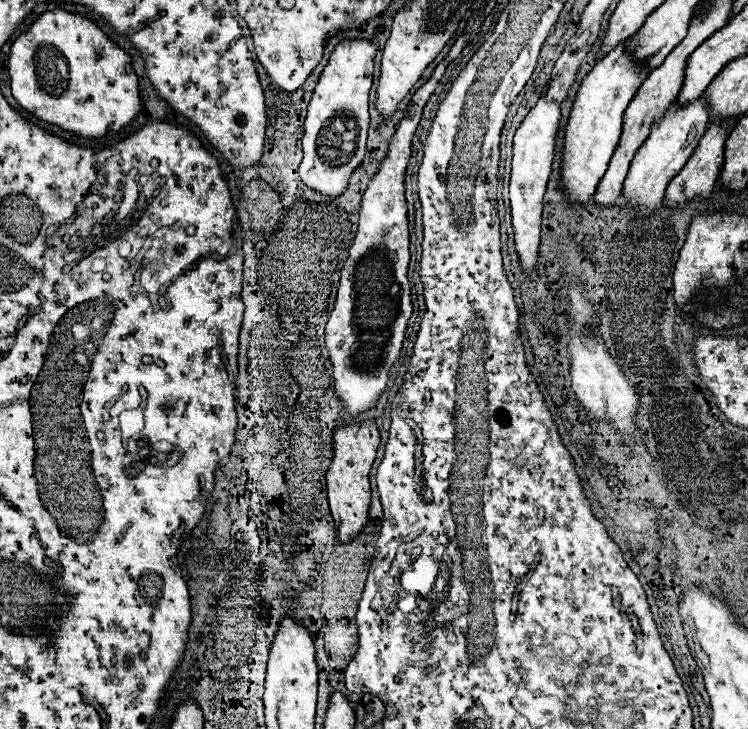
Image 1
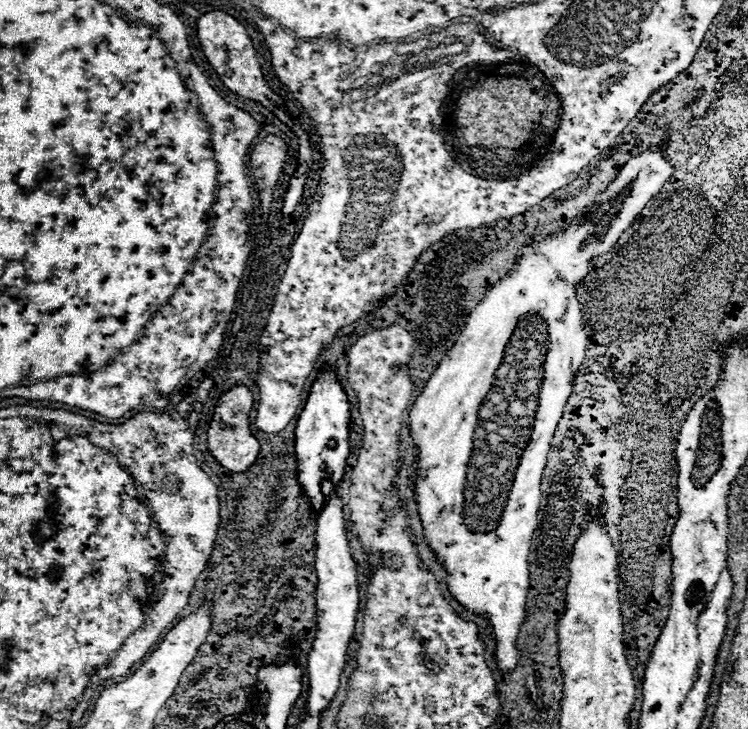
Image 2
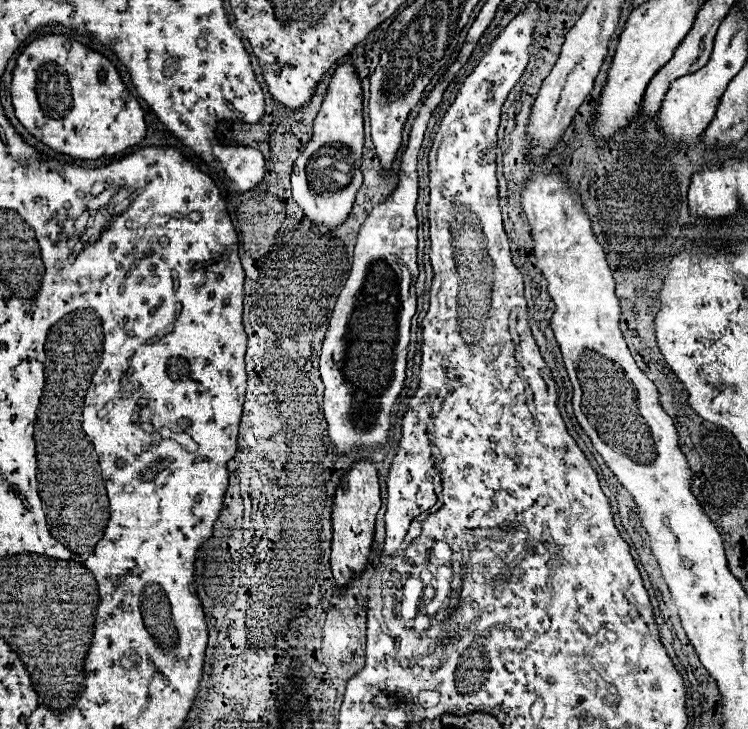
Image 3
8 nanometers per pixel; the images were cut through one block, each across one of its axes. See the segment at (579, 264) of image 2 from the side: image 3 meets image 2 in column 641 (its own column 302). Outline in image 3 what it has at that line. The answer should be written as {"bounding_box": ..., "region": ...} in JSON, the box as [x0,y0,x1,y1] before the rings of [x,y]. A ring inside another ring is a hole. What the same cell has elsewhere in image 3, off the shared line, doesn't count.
{"bounding_box":[292,64,362,230],"region":[[[342,64],[330,80],[326,98],[314,122],[312,140],[298,156],[292,170],[292,196],[312,224],[322,224],[328,230],[334,230],[350,216],[356,192],[362,186],[362,148],[362,86],[356,78],[356,70],[350,64]]]}

